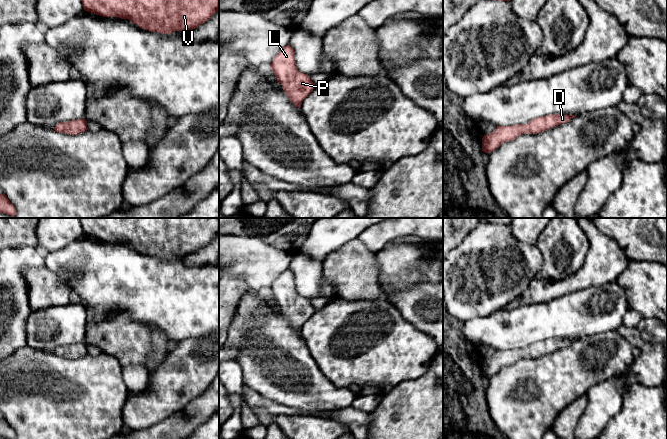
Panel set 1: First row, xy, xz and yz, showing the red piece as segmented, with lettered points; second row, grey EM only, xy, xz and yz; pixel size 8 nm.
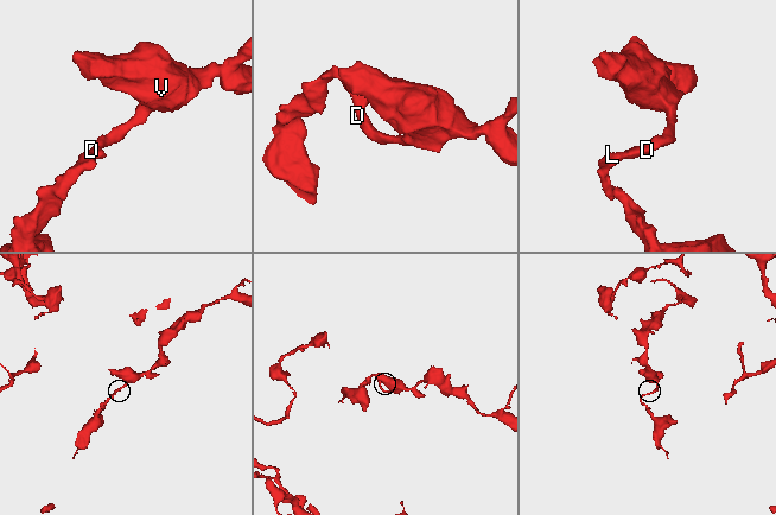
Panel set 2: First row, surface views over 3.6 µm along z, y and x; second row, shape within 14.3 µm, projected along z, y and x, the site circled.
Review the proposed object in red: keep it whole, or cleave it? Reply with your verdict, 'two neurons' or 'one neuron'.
one neuron

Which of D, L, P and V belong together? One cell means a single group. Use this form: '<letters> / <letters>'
D L P V

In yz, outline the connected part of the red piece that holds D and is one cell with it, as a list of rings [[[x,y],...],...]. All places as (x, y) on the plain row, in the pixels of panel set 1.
[[[551,338],[531,344],[528,348],[497,350],[491,357],[482,362],[482,375],[491,377],[502,367],[509,366],[523,358],[537,358],[555,350],[569,346],[575,339]]]

